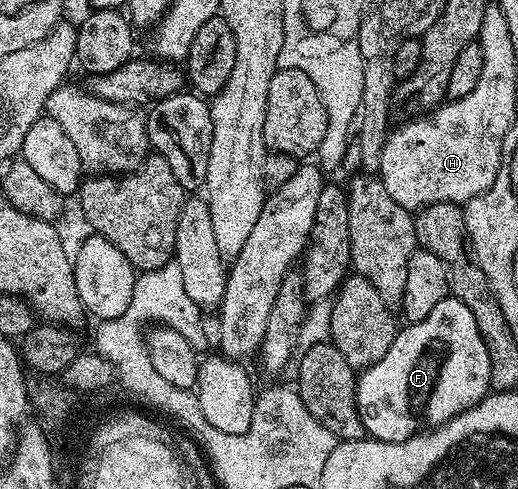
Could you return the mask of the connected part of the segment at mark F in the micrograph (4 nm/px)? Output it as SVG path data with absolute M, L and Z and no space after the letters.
M453 297L443 299L441 305L436 305L429 317L425 317L425 321L407 323L404 328L404 331L403 328L396 330L393 345L389 345L389 353L385 353L381 361L358 372L355 384L355 404L359 407L364 432L370 438L386 443L400 443L421 431L440 427L465 409L480 403L492 390L485 341L481 341L473 313L469 313L461 301Z

